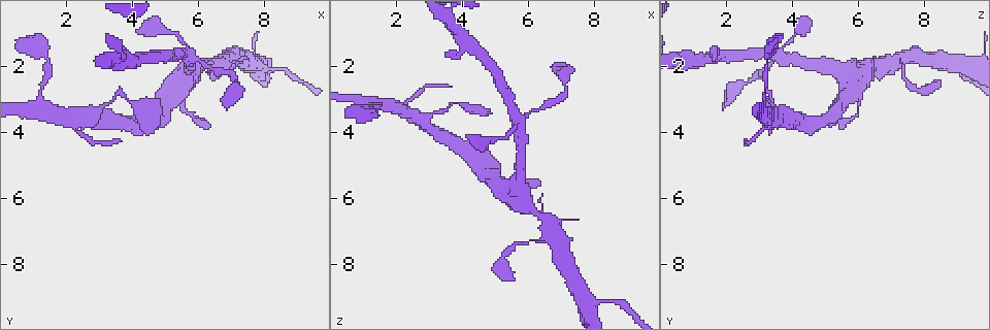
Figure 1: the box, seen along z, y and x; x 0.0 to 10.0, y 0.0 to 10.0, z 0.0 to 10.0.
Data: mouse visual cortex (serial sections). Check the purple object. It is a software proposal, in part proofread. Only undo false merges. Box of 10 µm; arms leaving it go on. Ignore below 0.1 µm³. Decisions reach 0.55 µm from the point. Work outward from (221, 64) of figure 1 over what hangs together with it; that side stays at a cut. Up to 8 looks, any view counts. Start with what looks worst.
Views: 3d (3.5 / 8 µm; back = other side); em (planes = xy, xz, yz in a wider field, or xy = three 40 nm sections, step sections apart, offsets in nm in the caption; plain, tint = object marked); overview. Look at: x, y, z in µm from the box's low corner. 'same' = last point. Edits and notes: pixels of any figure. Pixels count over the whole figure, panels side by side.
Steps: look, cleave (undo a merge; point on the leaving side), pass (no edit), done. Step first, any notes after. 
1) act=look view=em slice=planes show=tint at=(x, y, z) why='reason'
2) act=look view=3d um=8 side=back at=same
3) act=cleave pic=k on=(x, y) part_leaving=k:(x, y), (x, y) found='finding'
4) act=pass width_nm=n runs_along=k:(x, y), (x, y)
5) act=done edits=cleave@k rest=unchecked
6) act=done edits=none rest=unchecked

act=look view=3d um=3.5 at=(8.55, 2.15, 9.15) why='thin neck'

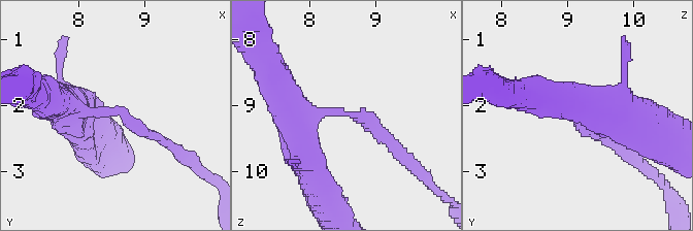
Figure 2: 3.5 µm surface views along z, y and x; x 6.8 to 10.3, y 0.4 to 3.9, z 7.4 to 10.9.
act=look view=em slice=planes show=tint at=(8.65, 2.10, 9.15) arm_widths_nm=200,350 why='now the EM'

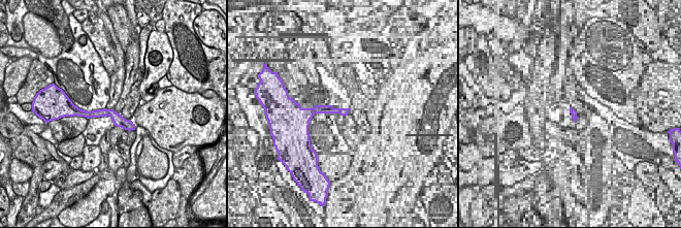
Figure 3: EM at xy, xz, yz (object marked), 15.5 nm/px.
act=look view=em slice=xy step=1 show=tint at=same why='another direction'

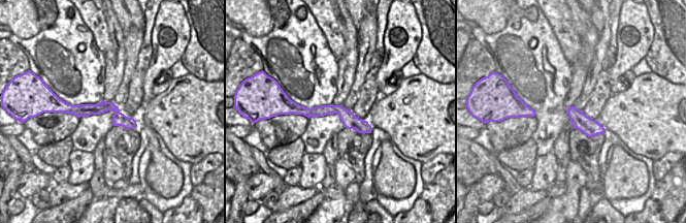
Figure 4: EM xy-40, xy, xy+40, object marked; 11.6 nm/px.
act=cleave pic=2 on=(383, 135) border=4:(337, 105), (335, 113) found='a second cell is stuck on'

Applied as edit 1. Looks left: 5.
act=look view=overview

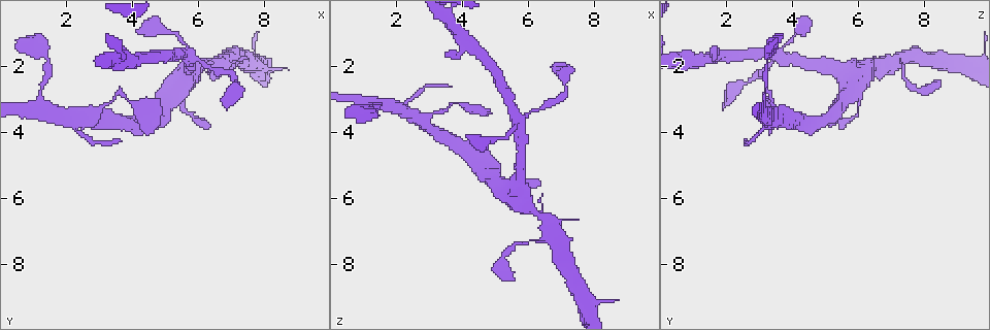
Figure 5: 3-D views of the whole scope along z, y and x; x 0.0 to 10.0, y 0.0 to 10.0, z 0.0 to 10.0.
act=look view=3d um=3.5 side=back at=(5.70, 1.70, 3.65) why='looks like a crossing'

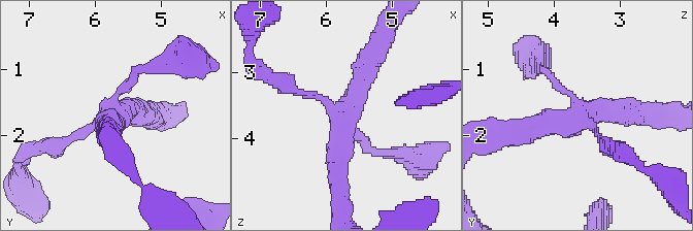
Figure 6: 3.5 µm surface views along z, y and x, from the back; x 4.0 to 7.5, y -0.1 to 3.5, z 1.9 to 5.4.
act=look view=em slice=planes show=tint at=(5.75, 1.70, 3.60) arms=4 arm_widths_nm=100,150,300,350 why='need the tissue'

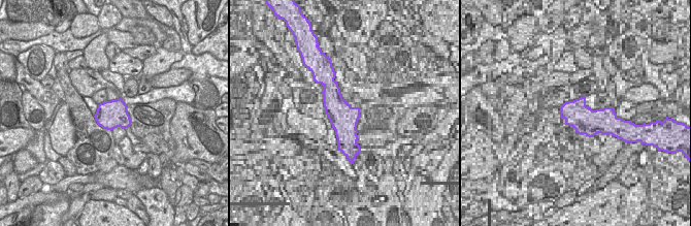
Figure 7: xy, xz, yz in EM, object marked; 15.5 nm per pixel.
act=pass runs_along=6:(337, 176), (343, 113), (372, 58) found='all the same cell'

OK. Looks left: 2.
act=look view=3d um=3.5 at=(5.40, 2.65, 7.70)

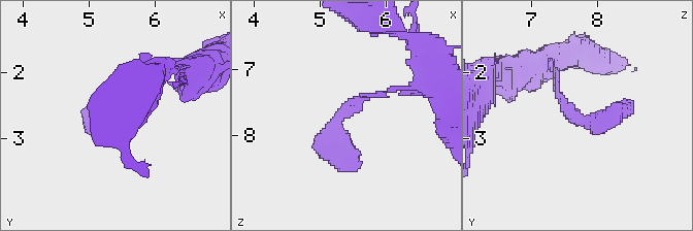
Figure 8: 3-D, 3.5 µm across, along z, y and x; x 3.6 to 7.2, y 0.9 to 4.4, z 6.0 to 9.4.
act=look view=em slice=planes show=tint at=(5.35, 2.65, 7.60)

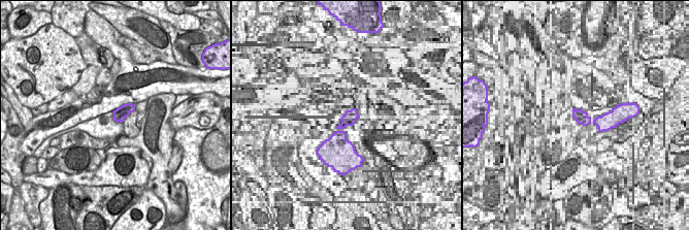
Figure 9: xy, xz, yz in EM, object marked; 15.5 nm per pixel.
act=pass runs_along=8:(551, 65), (561, 100), (585, 123), (625, 106) found='one cell here'

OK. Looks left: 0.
act=done edits=cleave@2 rest=unchecked

